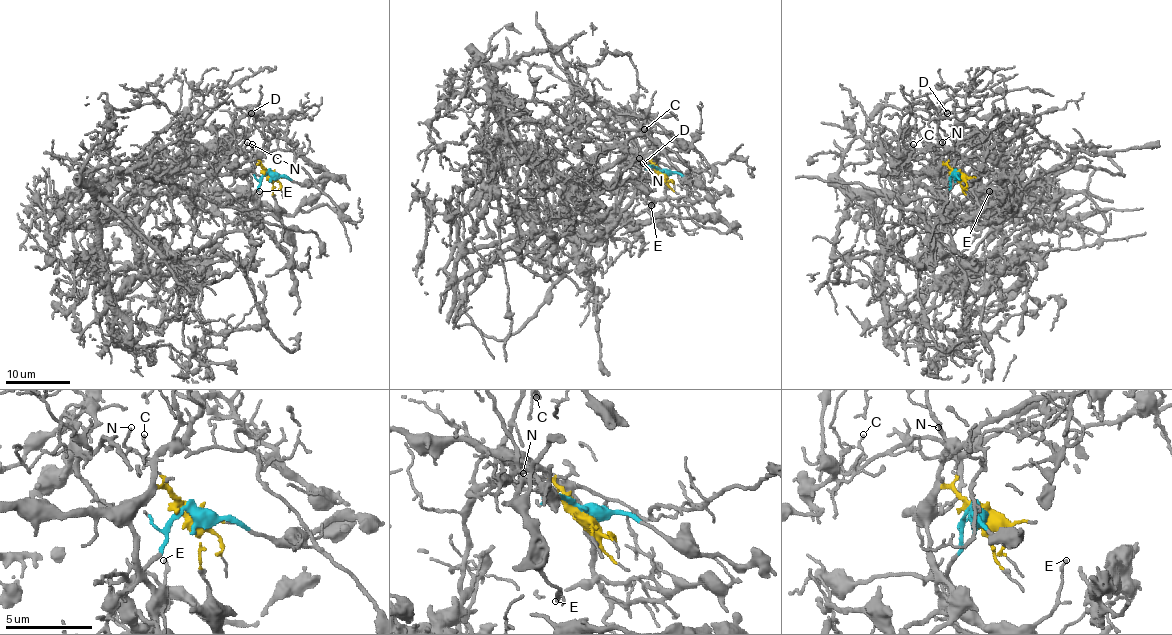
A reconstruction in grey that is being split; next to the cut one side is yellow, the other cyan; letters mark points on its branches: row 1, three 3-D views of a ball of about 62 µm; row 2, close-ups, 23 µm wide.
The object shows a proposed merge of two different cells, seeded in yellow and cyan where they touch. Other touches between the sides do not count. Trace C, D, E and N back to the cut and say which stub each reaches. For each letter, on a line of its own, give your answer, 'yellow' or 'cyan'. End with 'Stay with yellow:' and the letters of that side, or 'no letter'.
C: yellow
D: yellow
E: cyan
N: yellow
Stay with yellow: C, D, N

